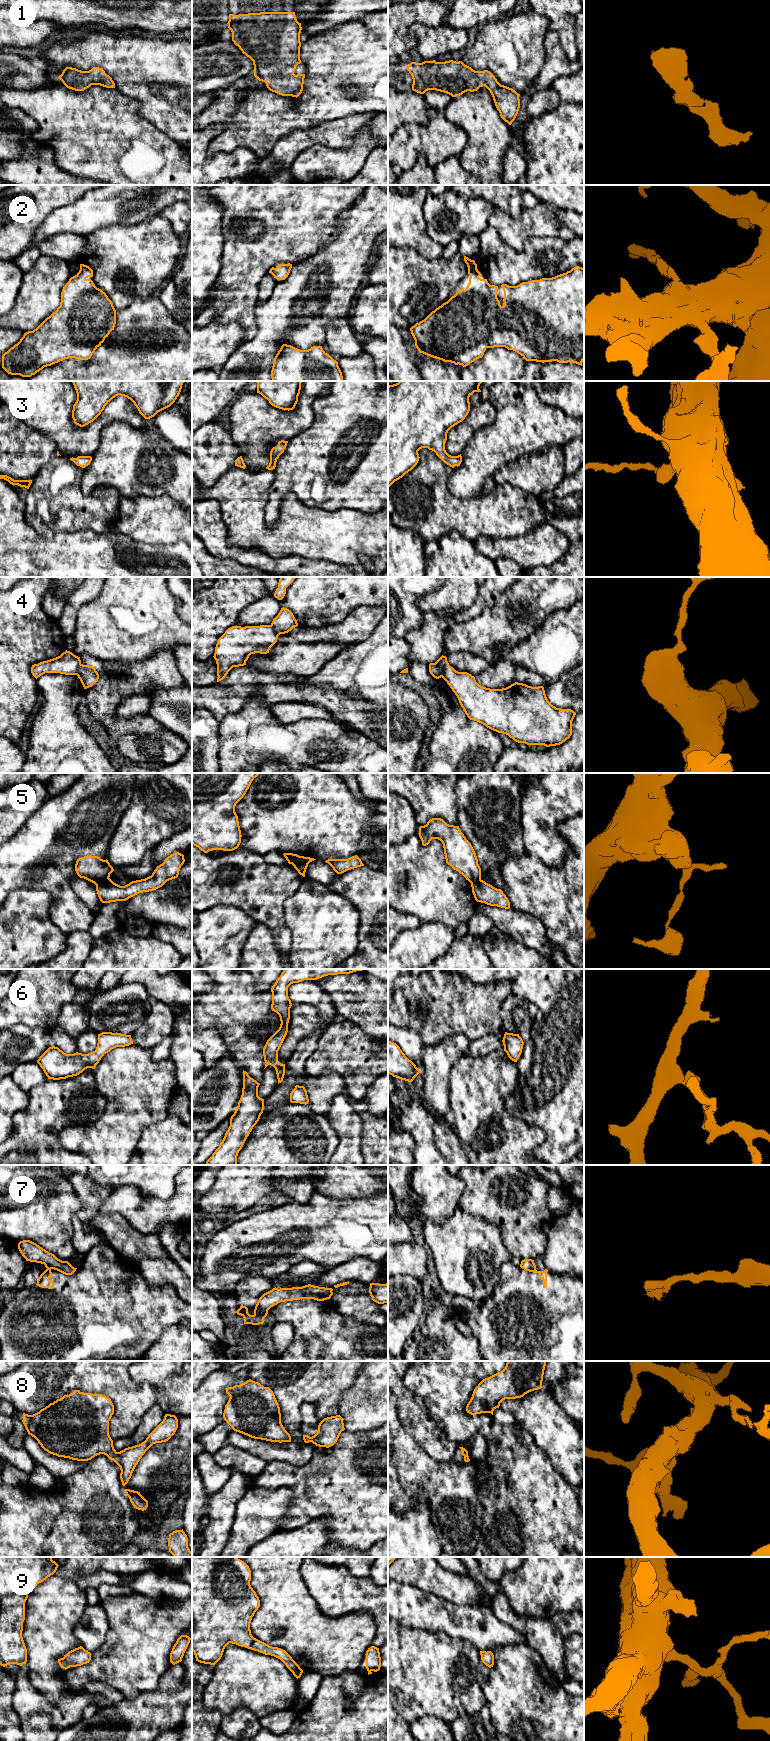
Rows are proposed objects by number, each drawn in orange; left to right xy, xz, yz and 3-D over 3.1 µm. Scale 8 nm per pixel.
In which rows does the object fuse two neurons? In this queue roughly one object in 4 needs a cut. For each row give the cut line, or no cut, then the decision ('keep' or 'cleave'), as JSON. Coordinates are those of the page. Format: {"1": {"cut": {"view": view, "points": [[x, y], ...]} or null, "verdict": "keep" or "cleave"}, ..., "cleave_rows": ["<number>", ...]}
{"1": {"cut": null, "verdict": "keep"}, "2": {"cut": null, "verdict": "keep"}, "3": {"cut": null, "verdict": "keep"}, "4": {"cut": {"view": "yz", "points": [[435, 662], [442, 676]]}, "verdict": "cleave"}, "5": {"cut": {"view": "xy", "points": [[108, 877], [95, 884]]}, "verdict": "cleave"}, "6": {"cut": null, "verdict": "keep"}, "7": {"cut": {"view": "xz", "points": [[255, 1306], [261, 1310], [267, 1310]]}, "verdict": "cleave"}, "8": {"cut": null, "verdict": "keep"}, "9": {"cut": null, "verdict": "keep"}, "cleave_rows": ["4", "5", "7"]}

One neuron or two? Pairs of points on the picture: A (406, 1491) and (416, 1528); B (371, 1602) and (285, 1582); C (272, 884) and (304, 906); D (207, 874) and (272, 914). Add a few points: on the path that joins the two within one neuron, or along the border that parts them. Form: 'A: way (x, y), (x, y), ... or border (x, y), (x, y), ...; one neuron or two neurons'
A: border (398, 1513), (403, 1513), (424, 1500), (432, 1520); two neurons
B: border (299, 1567), (299, 1572), (306, 1588), (318, 1608); two neurons
C: border (304, 877), (298, 888), (284, 903), (284, 919); two neurons
D: way (223, 887), (245, 887), (256, 898); one neuron

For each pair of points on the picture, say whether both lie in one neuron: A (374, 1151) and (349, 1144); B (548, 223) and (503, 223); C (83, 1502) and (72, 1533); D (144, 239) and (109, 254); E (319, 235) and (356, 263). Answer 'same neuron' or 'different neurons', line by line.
A: different neurons
B: same neuron
C: same neuron
D: same neuron
E: different neurons

